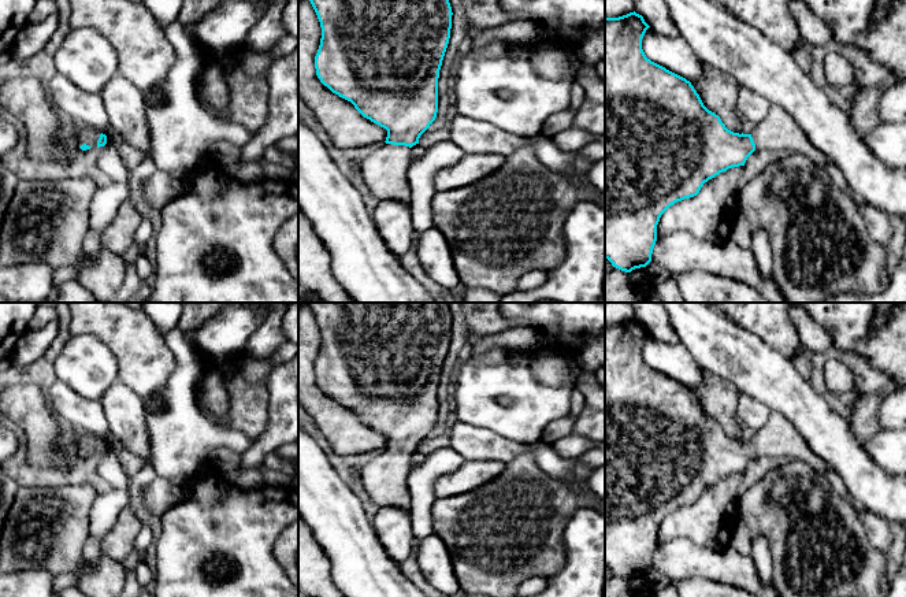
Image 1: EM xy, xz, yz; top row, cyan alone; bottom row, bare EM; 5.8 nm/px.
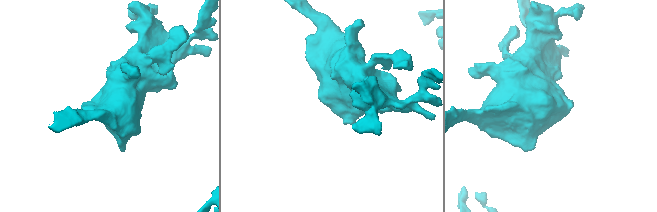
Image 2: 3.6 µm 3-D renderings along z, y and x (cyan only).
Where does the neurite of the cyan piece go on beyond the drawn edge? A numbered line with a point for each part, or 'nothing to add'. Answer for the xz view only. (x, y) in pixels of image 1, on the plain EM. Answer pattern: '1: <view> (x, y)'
1: xz (385, 478)

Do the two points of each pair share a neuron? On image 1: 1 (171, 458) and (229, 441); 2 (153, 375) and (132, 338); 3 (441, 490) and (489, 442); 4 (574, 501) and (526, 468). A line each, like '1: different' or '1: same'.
1: same
2: same
3: different
4: same

